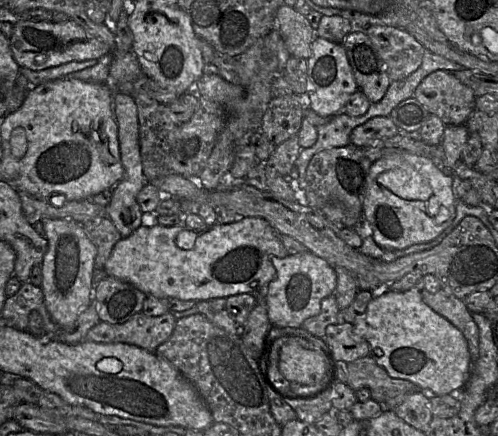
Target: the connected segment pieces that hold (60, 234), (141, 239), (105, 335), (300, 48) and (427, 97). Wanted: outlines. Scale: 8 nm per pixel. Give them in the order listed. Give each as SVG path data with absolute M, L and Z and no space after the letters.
M48 218L41 223L48 241L48 248L41 263L45 305L55 323L61 328L69 328L94 300L92 279L97 249L84 227L73 220Z
M243 217L230 224L216 223L203 230L192 230L186 226L164 227L158 224L153 227L140 226L130 236L122 237L114 246L103 271L107 277L130 283L147 296L199 302L265 291L276 276L272 258L284 258L288 255L278 232L260 218Z
M139 313L123 324L99 322L87 332L82 341L128 344L155 353L157 347L173 333L176 324L173 313L156 317Z
M284 4L277 11L275 27L292 57L307 60L311 56L312 42L317 35L307 17Z
M435 71L416 88L413 98L447 125L465 125L476 110L474 91L453 73Z

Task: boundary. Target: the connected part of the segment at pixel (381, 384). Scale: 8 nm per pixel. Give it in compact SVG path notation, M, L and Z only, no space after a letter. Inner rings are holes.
M371 356L359 358L346 367L347 385L354 391L369 389L371 399L384 404L398 395L420 390L410 381L392 378Z

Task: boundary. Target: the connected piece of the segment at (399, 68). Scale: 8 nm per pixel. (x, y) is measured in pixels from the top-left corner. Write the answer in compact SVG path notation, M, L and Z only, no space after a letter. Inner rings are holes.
M375 25L364 31L377 48L392 82L407 78L421 66L426 49L406 30Z

